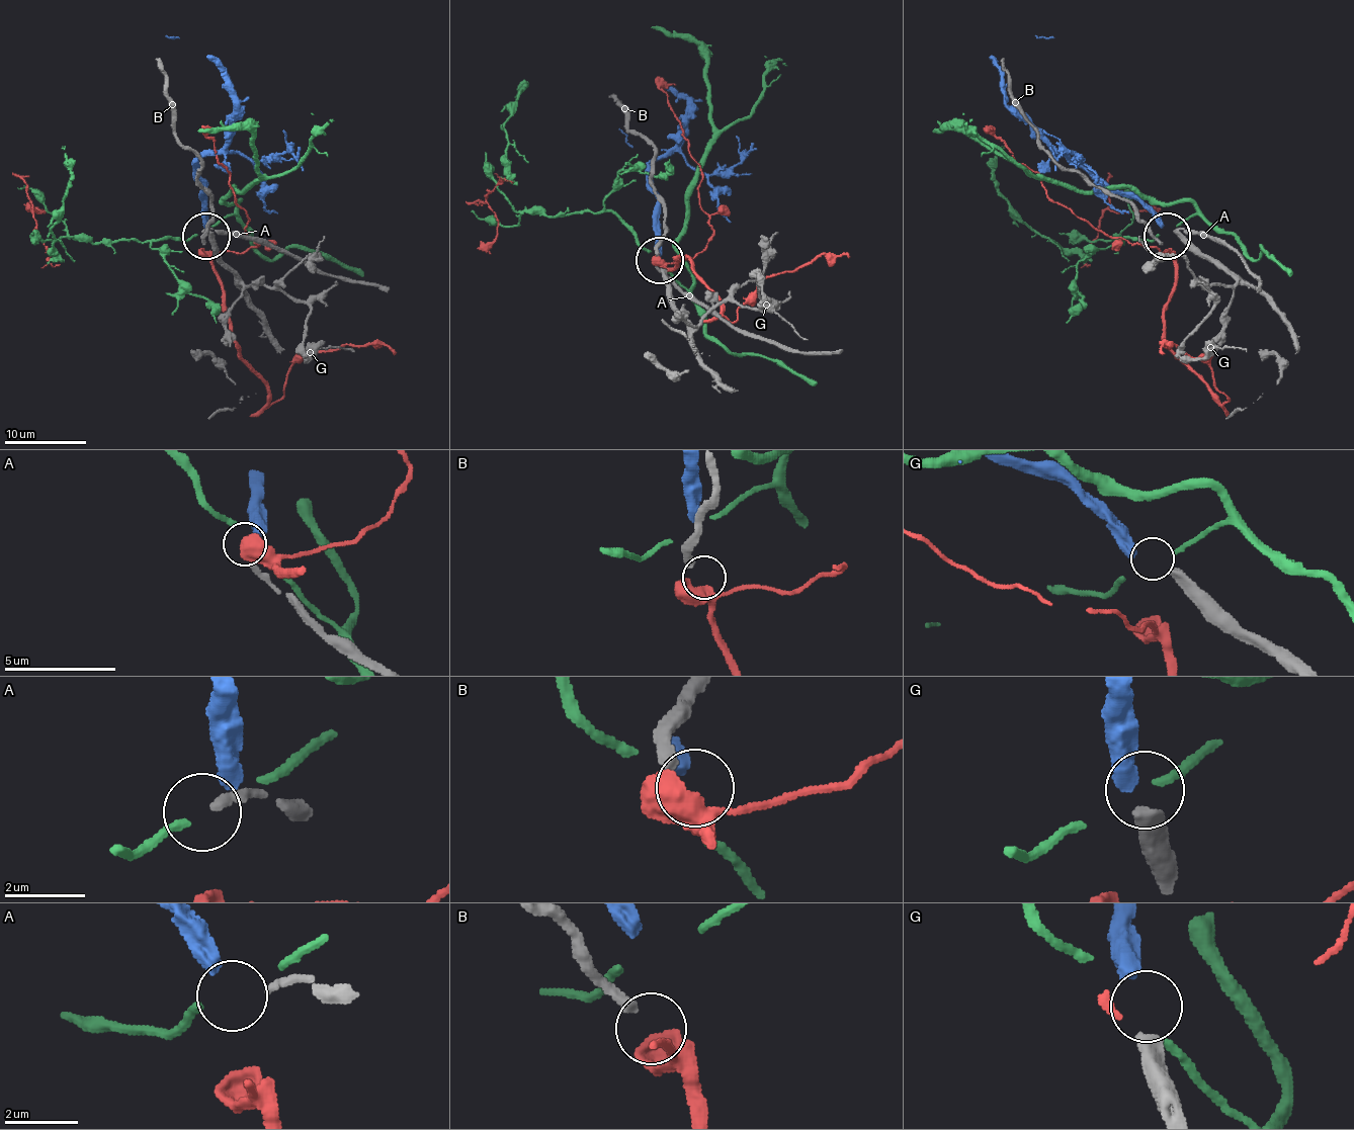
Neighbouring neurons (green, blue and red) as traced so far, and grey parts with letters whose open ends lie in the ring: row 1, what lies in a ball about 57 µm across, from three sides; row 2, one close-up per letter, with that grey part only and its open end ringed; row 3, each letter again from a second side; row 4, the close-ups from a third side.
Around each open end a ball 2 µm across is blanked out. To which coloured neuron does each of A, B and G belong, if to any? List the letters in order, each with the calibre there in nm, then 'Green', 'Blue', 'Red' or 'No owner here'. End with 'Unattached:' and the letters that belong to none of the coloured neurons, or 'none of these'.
A: Thickness 220 nm. No owner here
B: Thickness 320 nm. Red
G: Thickness 480 nm. Blue
Unattached: A

